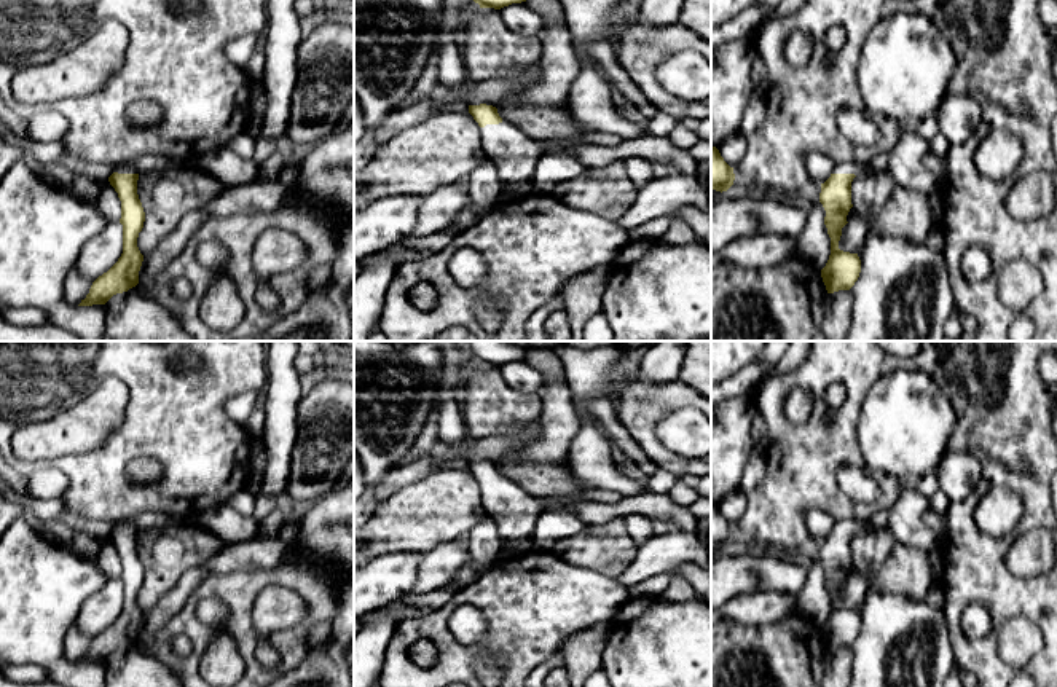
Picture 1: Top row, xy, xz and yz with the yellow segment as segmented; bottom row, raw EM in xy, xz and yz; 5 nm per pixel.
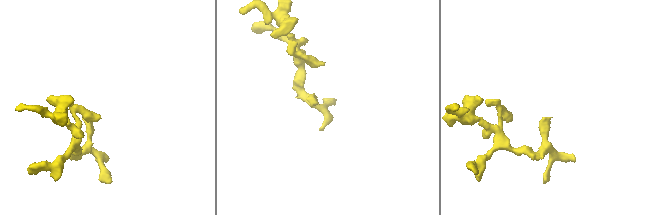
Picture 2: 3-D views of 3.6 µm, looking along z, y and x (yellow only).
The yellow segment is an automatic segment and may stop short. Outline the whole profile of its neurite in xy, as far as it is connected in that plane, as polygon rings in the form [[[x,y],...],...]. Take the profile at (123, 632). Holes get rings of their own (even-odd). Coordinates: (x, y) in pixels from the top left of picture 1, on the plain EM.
[[[120,524],[108,539],[121,558],[123,610],[118,618],[99,633],[78,663],[105,661],[113,652],[128,649],[139,641],[143,612],[137,604],[143,585],[145,569],[137,552],[139,531],[132,524]]]

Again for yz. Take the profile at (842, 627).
[[[869,520],[835,521],[831,534],[821,540],[819,559],[826,567],[824,582],[831,595],[831,612],[821,626],[827,650],[850,647],[859,634],[861,617],[858,610],[839,606],[842,585],[848,580],[847,572],[851,561],[851,539],[859,531],[870,529]]]

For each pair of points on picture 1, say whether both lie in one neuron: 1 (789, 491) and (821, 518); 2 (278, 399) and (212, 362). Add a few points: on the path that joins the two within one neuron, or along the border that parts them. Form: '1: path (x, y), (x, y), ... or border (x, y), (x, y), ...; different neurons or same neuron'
1: border (802, 517), (810, 510), (825, 510), (836, 520); different neurons
2: border (267, 357), (267, 384), (263, 388); different neurons

